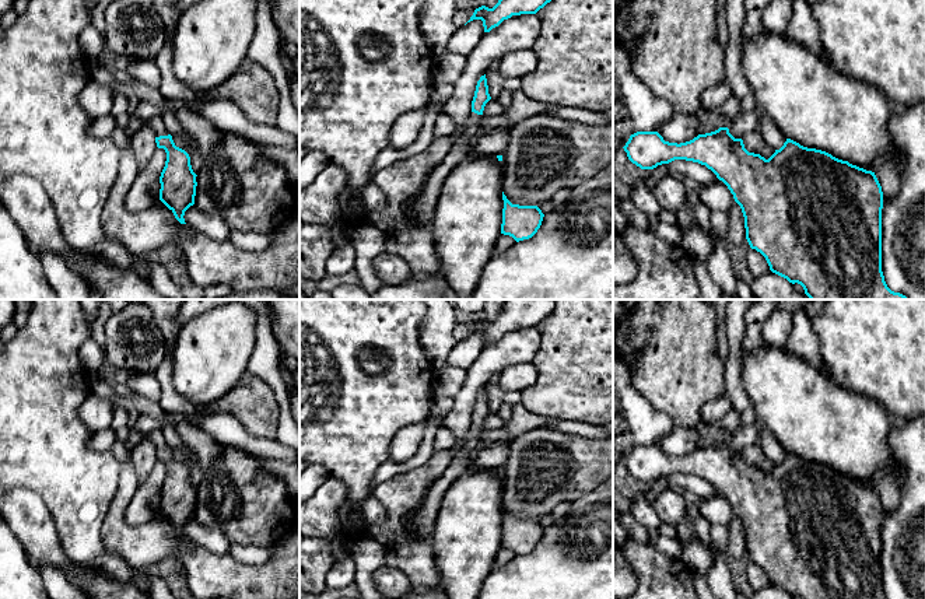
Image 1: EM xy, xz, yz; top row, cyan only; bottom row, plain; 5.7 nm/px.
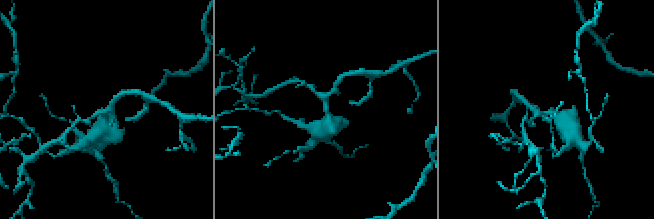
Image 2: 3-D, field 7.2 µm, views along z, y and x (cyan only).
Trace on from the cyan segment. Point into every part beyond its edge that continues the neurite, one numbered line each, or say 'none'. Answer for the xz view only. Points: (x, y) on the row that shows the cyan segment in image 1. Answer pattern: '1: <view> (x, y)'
1: xz (421, 209)

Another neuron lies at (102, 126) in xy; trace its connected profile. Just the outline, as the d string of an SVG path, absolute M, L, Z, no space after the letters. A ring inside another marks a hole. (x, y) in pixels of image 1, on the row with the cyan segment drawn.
M111 113L104 115L92 120L88 129L88 134L92 137L111 137L115 126L116 126L115 118Z

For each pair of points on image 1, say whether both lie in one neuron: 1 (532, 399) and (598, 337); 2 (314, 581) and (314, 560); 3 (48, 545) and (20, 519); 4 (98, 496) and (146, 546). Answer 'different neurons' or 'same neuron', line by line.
1: same neuron
2: same neuron
3: same neuron
4: different neurons

